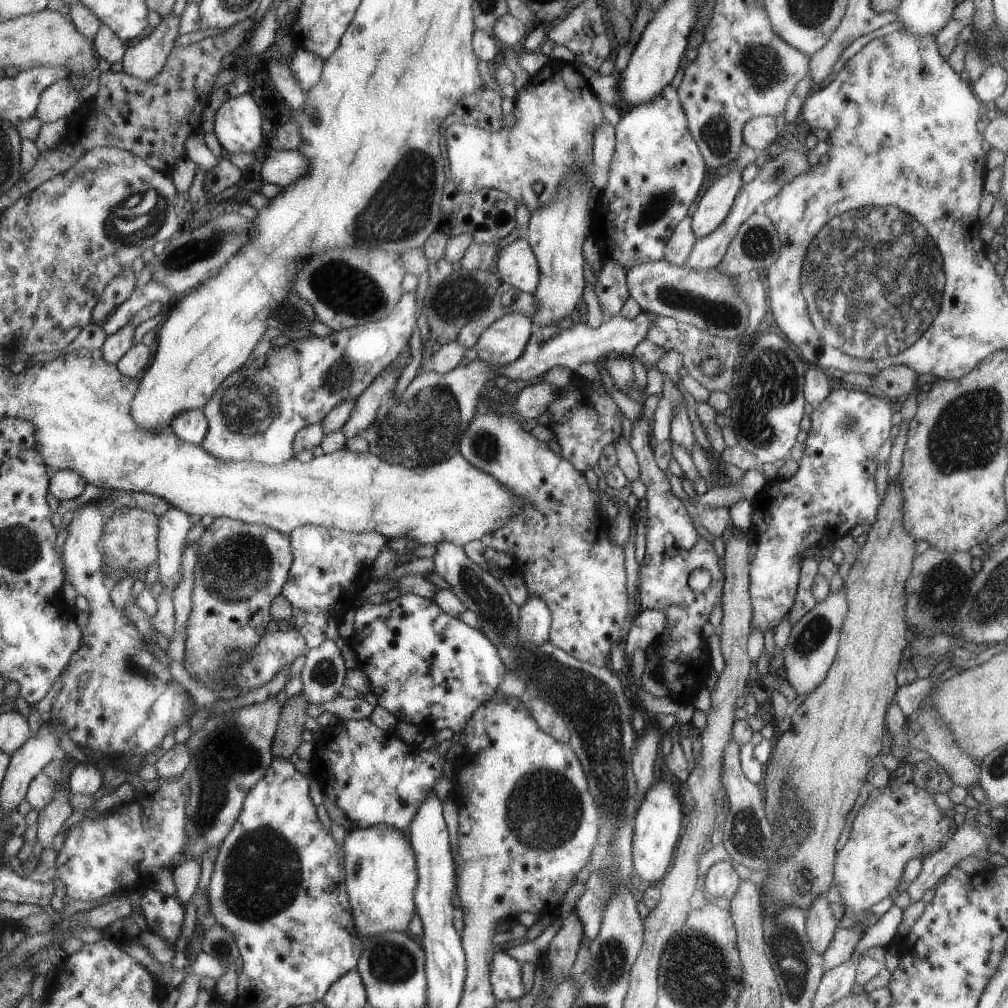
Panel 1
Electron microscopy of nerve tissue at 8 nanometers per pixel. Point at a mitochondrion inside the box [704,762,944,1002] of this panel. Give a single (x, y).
(788, 948)

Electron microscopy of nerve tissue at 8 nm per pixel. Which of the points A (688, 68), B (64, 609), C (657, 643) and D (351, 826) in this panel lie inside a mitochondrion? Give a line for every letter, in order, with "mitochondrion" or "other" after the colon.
A: other
B: other
C: other
D: other

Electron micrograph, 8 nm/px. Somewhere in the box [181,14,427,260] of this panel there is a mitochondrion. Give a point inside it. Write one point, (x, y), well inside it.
(316, 114)

